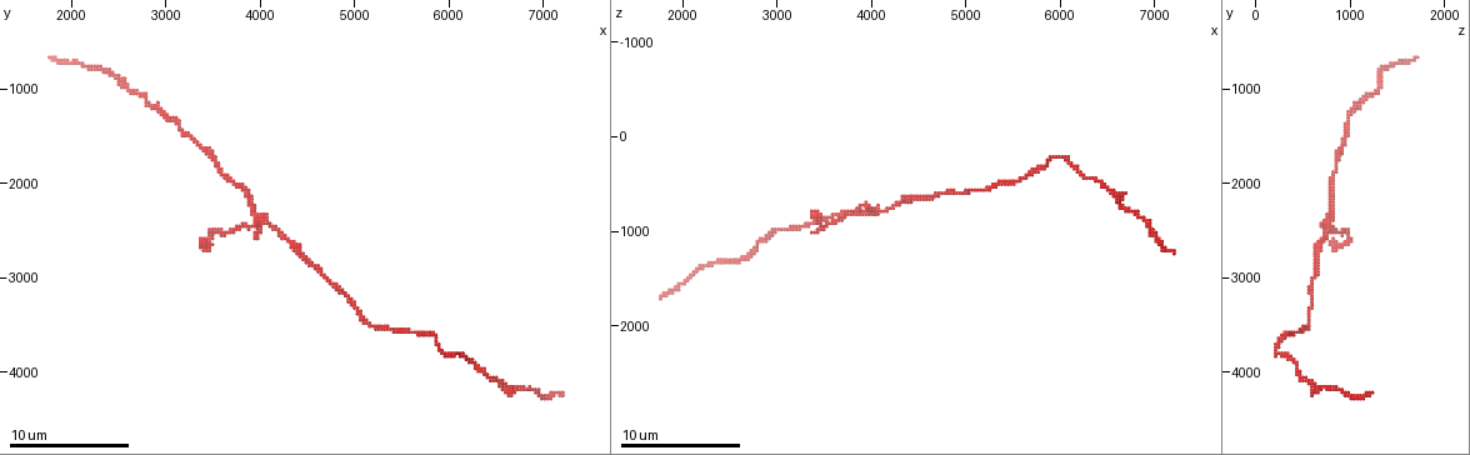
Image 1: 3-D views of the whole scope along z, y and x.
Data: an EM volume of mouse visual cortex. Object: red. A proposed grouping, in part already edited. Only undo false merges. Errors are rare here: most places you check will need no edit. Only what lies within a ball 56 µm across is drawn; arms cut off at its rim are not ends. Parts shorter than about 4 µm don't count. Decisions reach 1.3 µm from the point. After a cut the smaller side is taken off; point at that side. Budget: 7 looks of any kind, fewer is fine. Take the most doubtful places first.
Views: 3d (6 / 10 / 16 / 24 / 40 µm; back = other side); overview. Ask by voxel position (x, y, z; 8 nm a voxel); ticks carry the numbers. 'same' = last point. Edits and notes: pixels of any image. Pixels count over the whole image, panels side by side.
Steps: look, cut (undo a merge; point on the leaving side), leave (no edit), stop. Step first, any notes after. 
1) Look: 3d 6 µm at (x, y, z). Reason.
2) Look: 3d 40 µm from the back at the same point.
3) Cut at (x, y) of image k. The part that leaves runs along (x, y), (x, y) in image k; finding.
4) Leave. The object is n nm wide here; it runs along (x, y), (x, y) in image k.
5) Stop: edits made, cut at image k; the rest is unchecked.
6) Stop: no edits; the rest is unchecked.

Look: 3d 10 µm at (4500, 2780, 680).

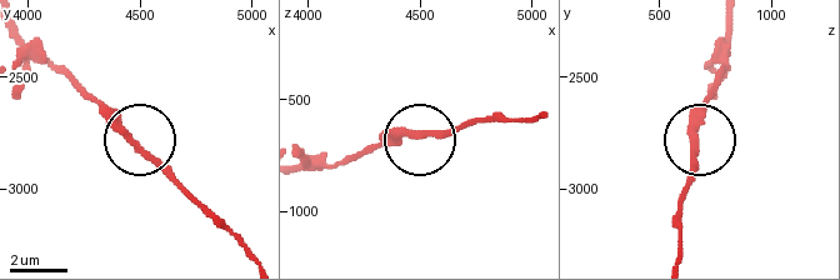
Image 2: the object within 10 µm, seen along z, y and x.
Look: 3d 6 µm at (4480, 2790, 650).

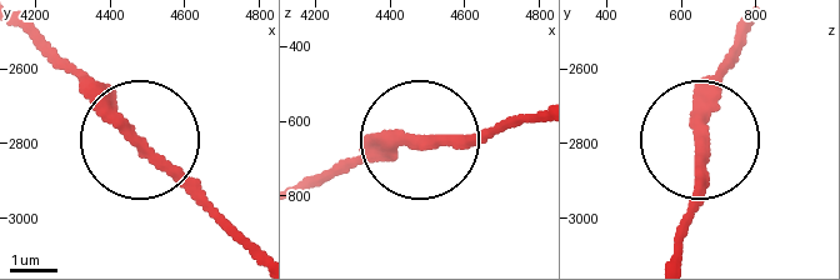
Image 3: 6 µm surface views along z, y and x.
Leave. It runs along (414, 136), (469, 145), (501, 133) in image 3; all the same neuron.

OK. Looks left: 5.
Look: 3d 10 µm at (5820, 3620, 320). Sudden change in width.

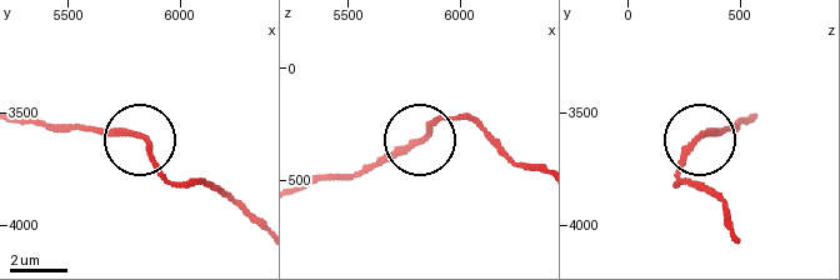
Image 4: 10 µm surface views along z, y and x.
Look: 3d 6 µm at (5850, 3630, 300). Closer look.

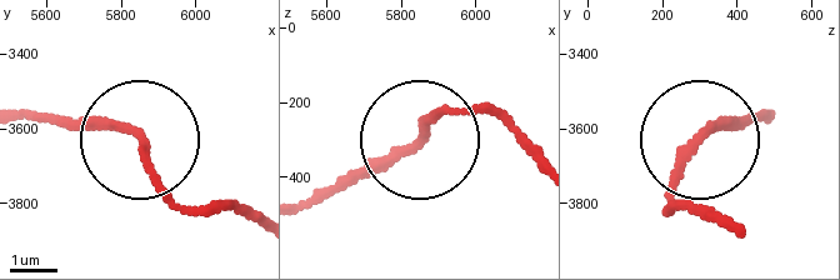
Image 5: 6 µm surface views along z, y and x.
Leave. The object is 170 nm wide here; it runs along (771, 108), (720, 128), (676, 180), (668, 211) in image 5; continuous, no second neuron.

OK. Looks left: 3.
Look: 3d 10 µm at (2720, 1020, 1240). Thick turns thin.

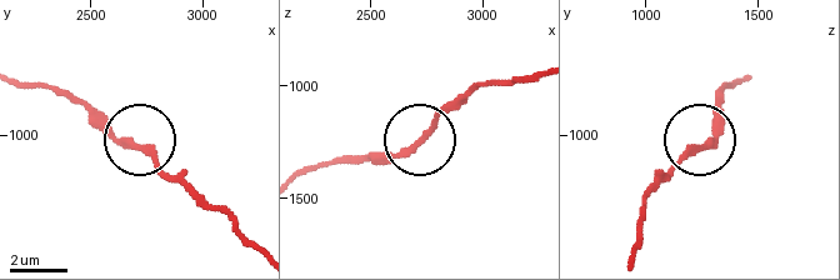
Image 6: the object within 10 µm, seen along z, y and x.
Leave. It runs along (535, 75), (478, 85), (414, 141), (351, 159) in image 6; all the same neuron.

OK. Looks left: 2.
Look: 3d 10 µm at (4940, 3260, 580). Narrows sharply.

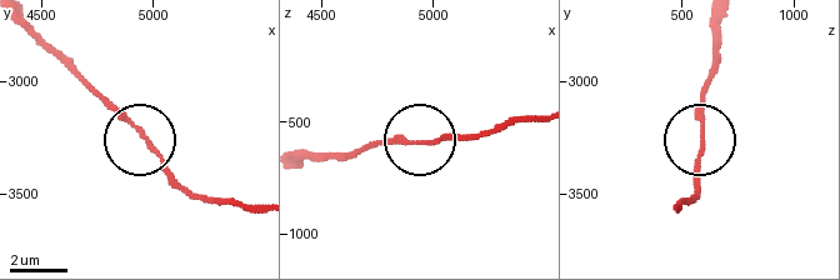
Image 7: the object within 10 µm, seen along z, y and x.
Look: 3d 10 µm from the back at (4950, 3250, 590).

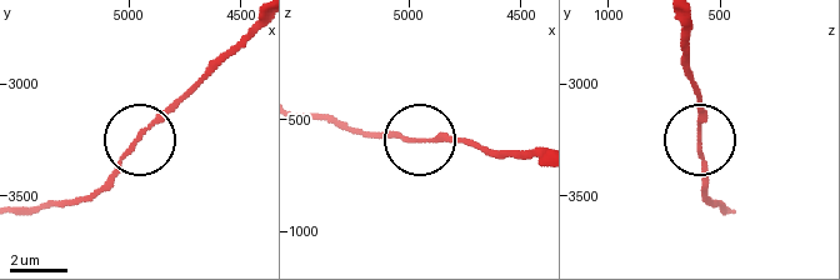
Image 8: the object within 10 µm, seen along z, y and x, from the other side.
Leave. One neuron here.

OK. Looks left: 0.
Stop: no edits; the rest is unchecked.

